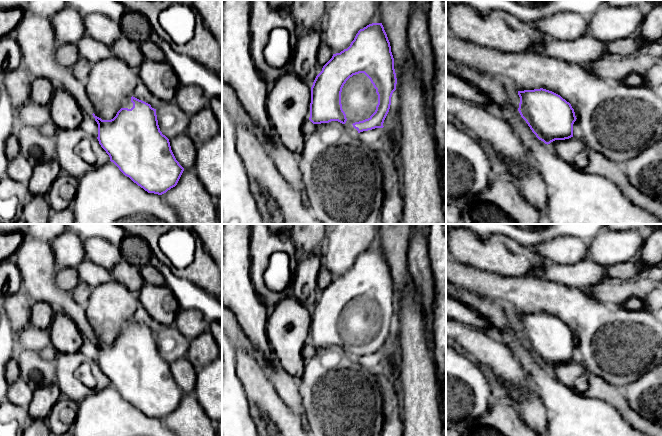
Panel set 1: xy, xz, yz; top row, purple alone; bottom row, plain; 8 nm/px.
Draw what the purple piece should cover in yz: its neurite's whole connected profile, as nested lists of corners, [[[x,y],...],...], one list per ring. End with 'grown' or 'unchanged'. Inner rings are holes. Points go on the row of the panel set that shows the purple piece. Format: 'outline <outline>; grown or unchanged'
outline [[[540,88],[518,91],[518,111],[536,137],[545,144],[573,137],[576,121],[571,104],[560,95]]]; unchanged

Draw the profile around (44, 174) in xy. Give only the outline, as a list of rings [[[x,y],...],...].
[[[57,160],[43,162],[33,167],[33,174],[29,180],[29,192],[34,196],[45,196],[50,187],[61,173]]]

